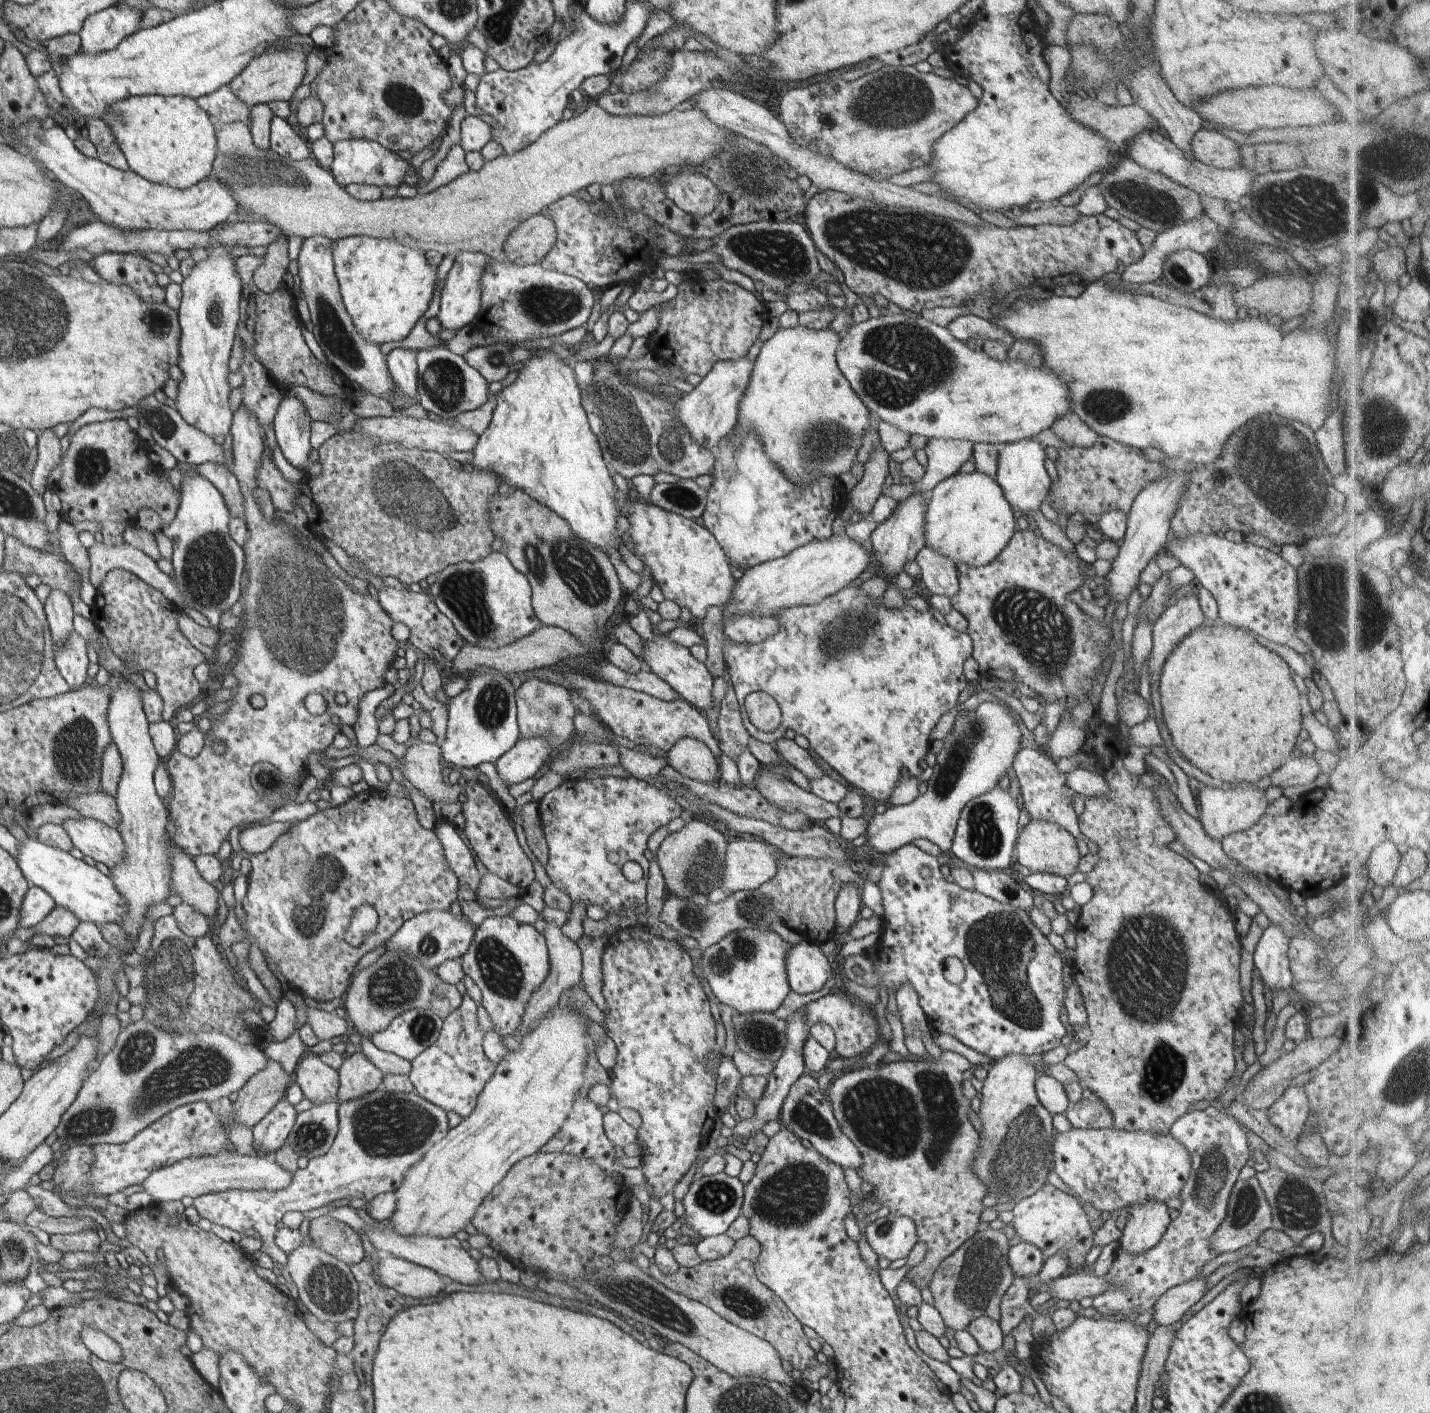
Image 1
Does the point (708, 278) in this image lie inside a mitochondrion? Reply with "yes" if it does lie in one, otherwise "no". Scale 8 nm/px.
no

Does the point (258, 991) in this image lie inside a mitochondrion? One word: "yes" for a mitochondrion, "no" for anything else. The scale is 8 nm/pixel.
no

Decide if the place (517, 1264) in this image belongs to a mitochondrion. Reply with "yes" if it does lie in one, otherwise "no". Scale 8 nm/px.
no

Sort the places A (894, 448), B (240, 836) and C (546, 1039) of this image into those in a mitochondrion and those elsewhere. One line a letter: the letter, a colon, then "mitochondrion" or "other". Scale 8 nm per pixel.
A: other
B: other
C: other

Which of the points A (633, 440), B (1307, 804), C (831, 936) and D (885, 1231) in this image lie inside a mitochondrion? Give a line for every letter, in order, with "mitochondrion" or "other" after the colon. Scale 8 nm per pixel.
A: mitochondrion
B: other
C: other
D: mitochondrion

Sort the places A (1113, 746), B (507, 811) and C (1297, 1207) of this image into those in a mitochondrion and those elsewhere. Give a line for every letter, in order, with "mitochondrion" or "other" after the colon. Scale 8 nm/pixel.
A: other
B: other
C: mitochondrion

